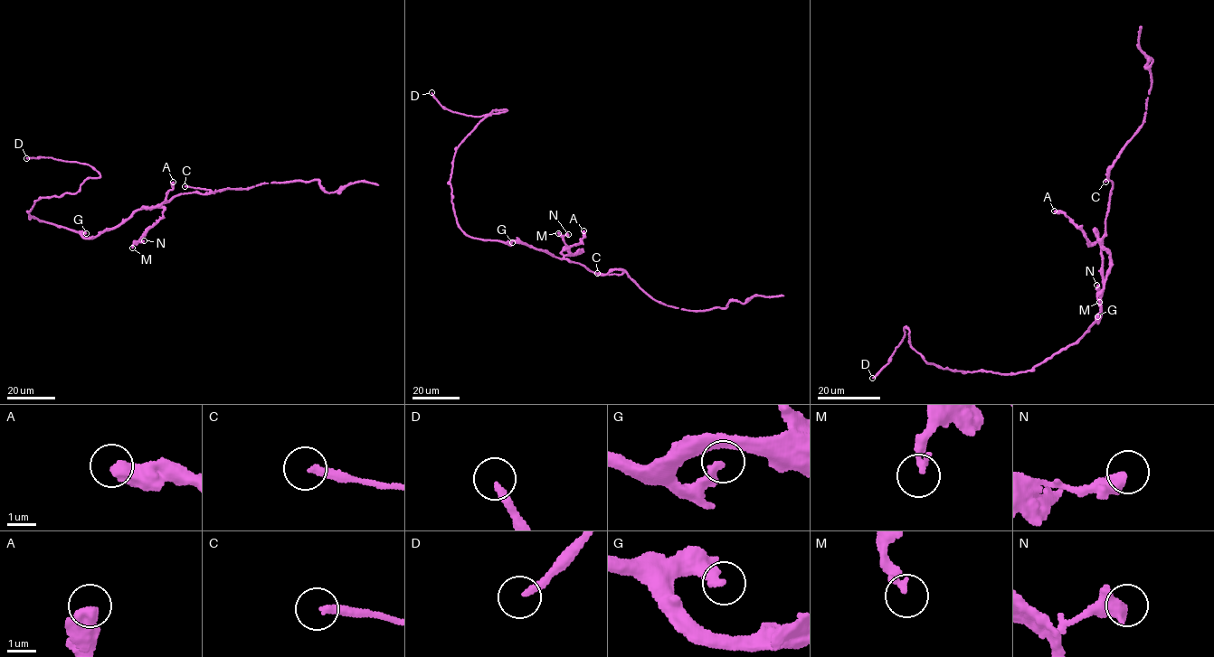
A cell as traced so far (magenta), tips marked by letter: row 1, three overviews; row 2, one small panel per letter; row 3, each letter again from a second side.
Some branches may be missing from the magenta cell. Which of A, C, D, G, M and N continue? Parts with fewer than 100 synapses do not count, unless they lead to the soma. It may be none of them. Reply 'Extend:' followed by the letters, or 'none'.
Extend: none

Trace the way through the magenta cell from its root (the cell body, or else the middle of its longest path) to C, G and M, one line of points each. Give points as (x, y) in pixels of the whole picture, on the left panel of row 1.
C: (99, 233), (118, 227), (137, 211), (153, 208), (182, 193), (207, 194), (211, 192), (184, 186)
G: (99, 233), (88, 238), (81, 234), (86, 233)
M: (99, 233), (118, 227), (141, 209), (164, 208), (163, 216), (132, 248)

